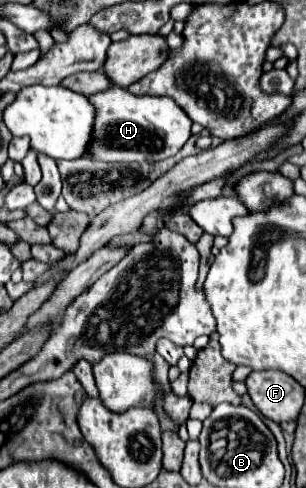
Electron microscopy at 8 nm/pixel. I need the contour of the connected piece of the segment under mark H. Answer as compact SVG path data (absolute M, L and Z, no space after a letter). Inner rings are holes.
M111 87L89 97L95 105L95 123L91 133L91 153L87 159L119 163L155 163L175 155L191 137L191 119L169 97L135 97L127 89Z

